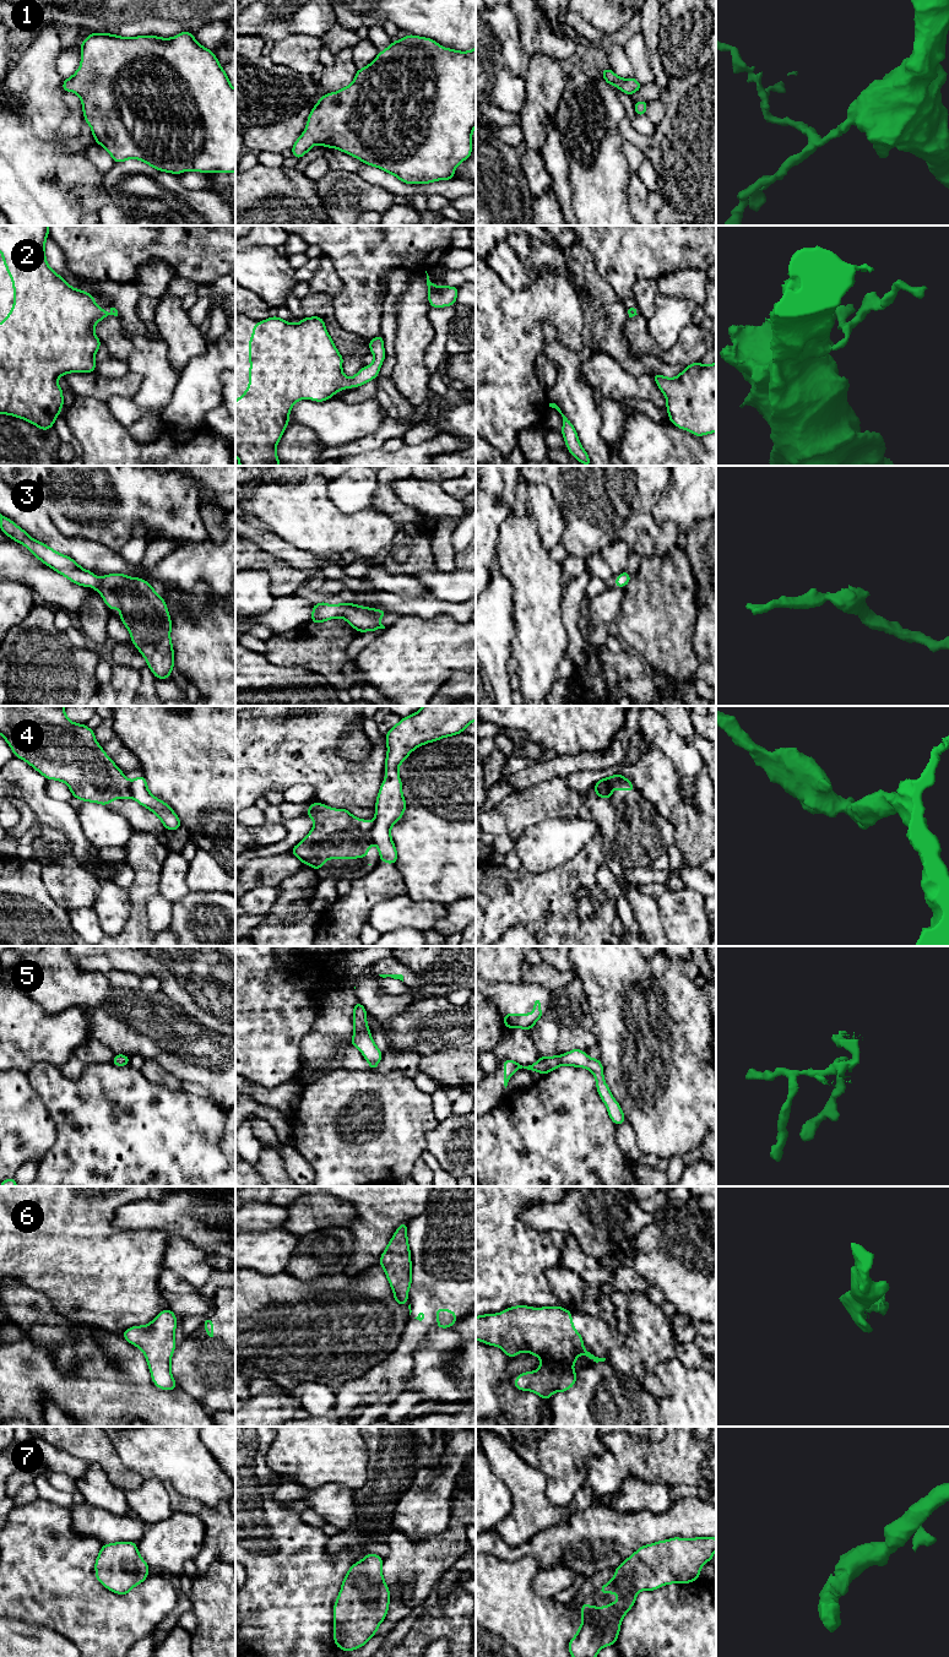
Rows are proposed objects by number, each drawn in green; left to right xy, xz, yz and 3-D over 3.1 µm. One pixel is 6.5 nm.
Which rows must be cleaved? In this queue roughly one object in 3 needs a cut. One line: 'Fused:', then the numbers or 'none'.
Fused: 4, 6

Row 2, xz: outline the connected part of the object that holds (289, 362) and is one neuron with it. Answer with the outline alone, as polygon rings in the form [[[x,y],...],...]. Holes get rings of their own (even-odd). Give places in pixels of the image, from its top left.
[[[272,316],[255,324],[249,339],[249,387],[235,401],[235,456],[239,466],[281,466],[276,446],[289,423],[291,408],[299,400],[322,402],[337,391],[356,389],[374,380],[385,359],[381,335],[369,341],[369,348],[374,362],[348,379],[342,373],[343,357],[320,316],[303,317],[299,324]]]

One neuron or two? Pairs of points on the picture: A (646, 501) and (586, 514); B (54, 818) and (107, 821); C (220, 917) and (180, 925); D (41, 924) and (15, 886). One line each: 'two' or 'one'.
A: one
B: two
C: one
D: one

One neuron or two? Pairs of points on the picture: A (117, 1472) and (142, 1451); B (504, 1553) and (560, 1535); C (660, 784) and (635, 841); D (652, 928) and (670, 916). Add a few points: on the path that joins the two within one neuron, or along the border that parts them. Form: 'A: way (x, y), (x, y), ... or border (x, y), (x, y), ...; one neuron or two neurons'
A: border (114, 1446), (119, 1459), (129, 1468), (145, 1478); two neurons
B: way (518, 1552), (526, 1548), (547, 1546); one neuron
C: border (649, 802), (672, 824); two neurons
D: border (650, 895), (656, 902), (660, 922), (666, 933); two neurons

